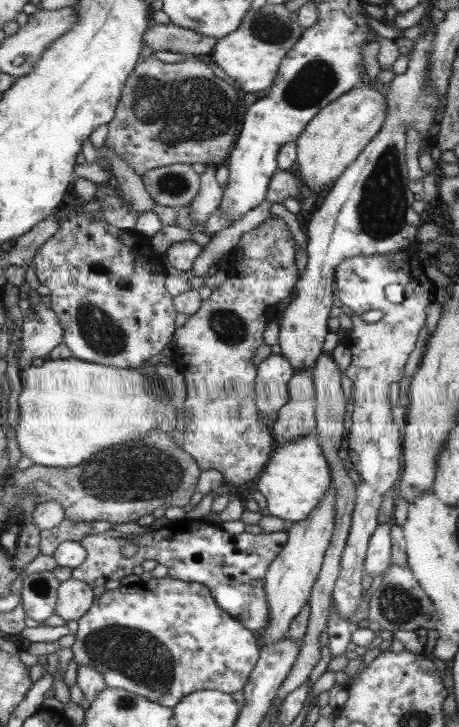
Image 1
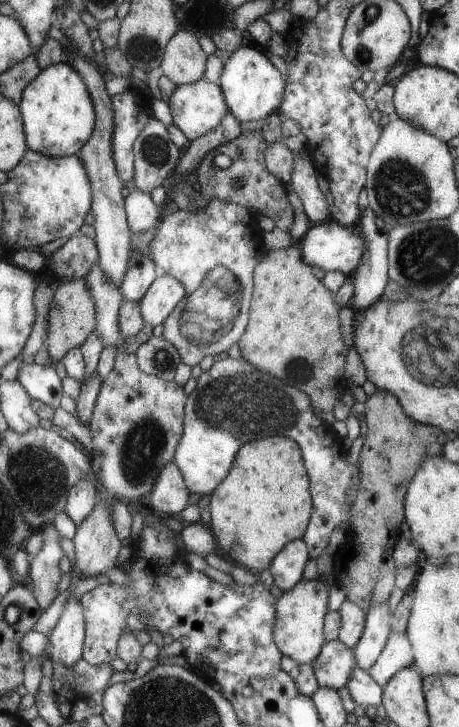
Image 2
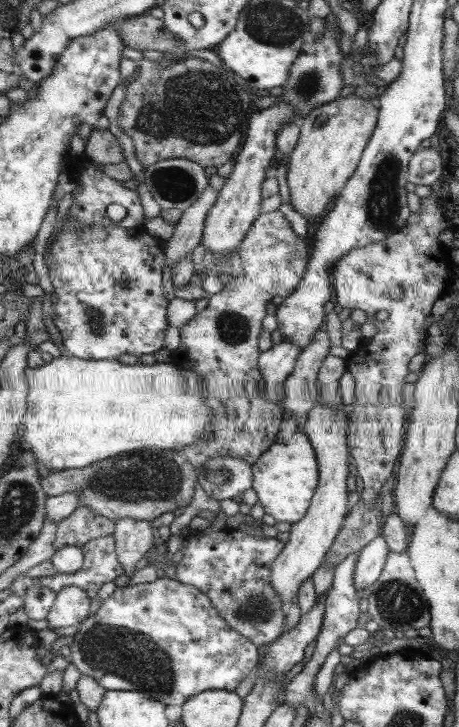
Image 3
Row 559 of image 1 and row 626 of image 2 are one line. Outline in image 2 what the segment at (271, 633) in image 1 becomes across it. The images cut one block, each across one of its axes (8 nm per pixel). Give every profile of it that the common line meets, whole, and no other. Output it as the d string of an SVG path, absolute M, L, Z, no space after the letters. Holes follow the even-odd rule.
M300 580L299 584L278 598L278 615L275 623L275 644L284 656L294 659L299 665L308 665L319 657L327 642L323 634L326 623L329 588L322 580Z

